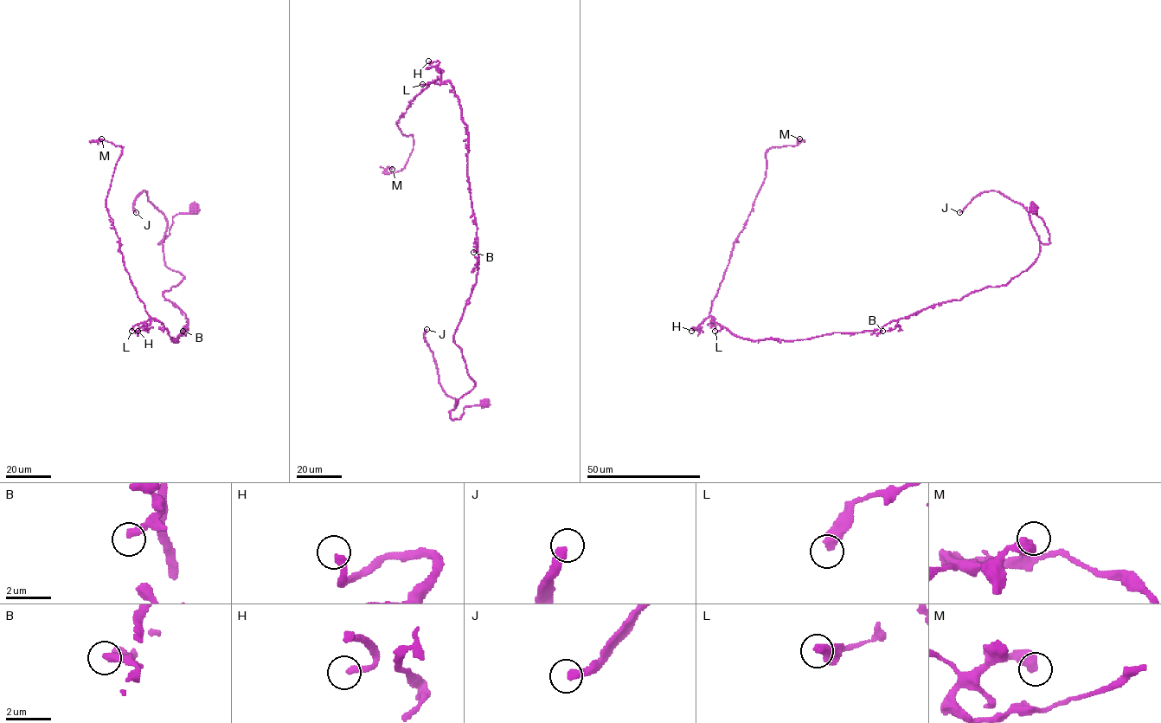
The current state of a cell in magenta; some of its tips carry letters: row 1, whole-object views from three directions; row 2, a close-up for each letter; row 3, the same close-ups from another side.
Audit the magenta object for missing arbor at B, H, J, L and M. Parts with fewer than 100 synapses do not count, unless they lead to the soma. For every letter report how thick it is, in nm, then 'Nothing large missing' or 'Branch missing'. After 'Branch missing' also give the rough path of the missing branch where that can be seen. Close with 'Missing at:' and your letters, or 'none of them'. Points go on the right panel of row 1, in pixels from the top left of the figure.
B: Thickness 320 nm. Nothing large missing
H: Thickness 280 nm. Branch missing. Course of what is missing: (691, 331), (686, 338), (682, 336), (685, 332), (695, 332), (725, 358), (728, 357), (723, 356)
J: Thickness 320 nm. Branch missing. Course of what is missing: (959, 212), (954, 218), (932, 217), (926, 203), (933, 186), (939, 192)
L: Thickness 400 nm. Nothing large missing
M: Thickness 550 nm. Nothing large missing
Missing at: H, J

